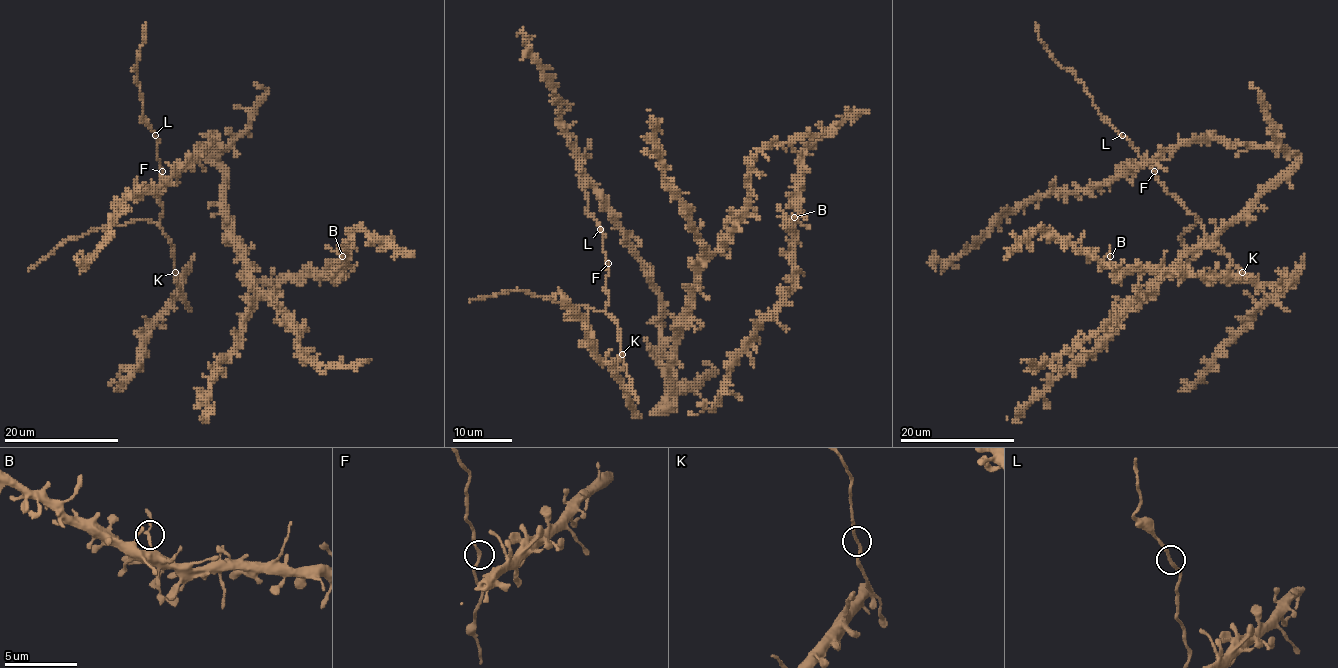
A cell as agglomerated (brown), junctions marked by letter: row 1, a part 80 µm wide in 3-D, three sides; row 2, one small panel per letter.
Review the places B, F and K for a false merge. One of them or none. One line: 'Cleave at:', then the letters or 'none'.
Cleave at: none

